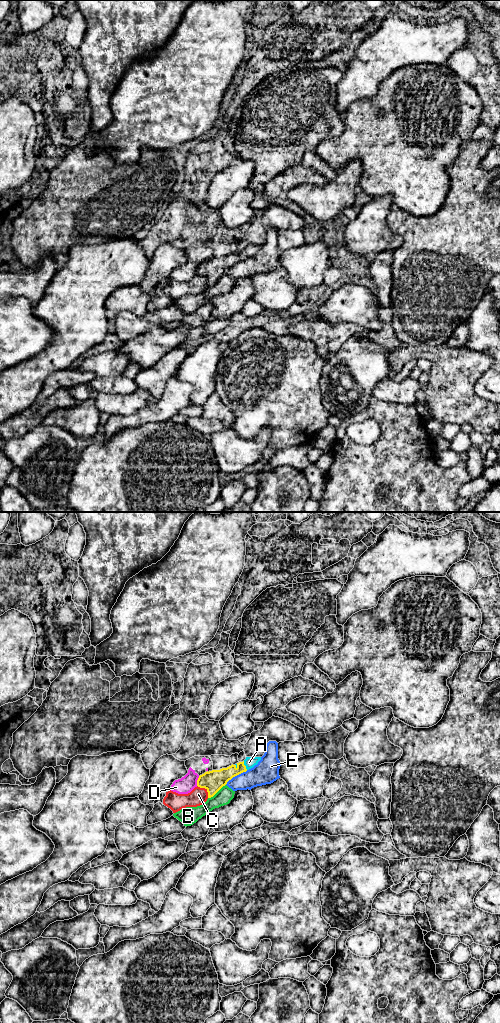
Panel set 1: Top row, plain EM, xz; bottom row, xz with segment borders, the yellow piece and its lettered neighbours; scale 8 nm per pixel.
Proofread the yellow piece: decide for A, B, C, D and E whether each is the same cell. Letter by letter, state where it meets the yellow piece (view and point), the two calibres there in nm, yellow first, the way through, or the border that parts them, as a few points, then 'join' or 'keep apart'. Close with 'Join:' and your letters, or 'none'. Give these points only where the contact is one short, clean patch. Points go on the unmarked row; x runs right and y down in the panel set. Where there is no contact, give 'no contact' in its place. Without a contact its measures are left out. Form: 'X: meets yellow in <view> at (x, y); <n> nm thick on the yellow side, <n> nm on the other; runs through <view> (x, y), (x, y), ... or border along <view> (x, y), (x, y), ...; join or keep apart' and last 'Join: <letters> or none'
A: meets yellow in xz at (244, 253); 150 nm thick on the yellow side, 90 nm on the other; runs through xz (217, 267), (244, 253), (249, 250); join
B: meets yellow in xz at (216, 280); 170 nm thick on the yellow side, 130 nm on the other; keep apart
C: meets yellow in xz at (205, 276); 170 nm thick on the yellow side, 140 nm on the other; keep apart
D: meets yellow in xz at (197, 269); 170 nm thick on the yellow side, 140 nm on the other; border along xz (199, 264), (196, 273); keep apart
E: meets yellow in xz at (236, 263); 170 nm thick on the yellow side, 190 nm on the other; keep apart
Join: A

